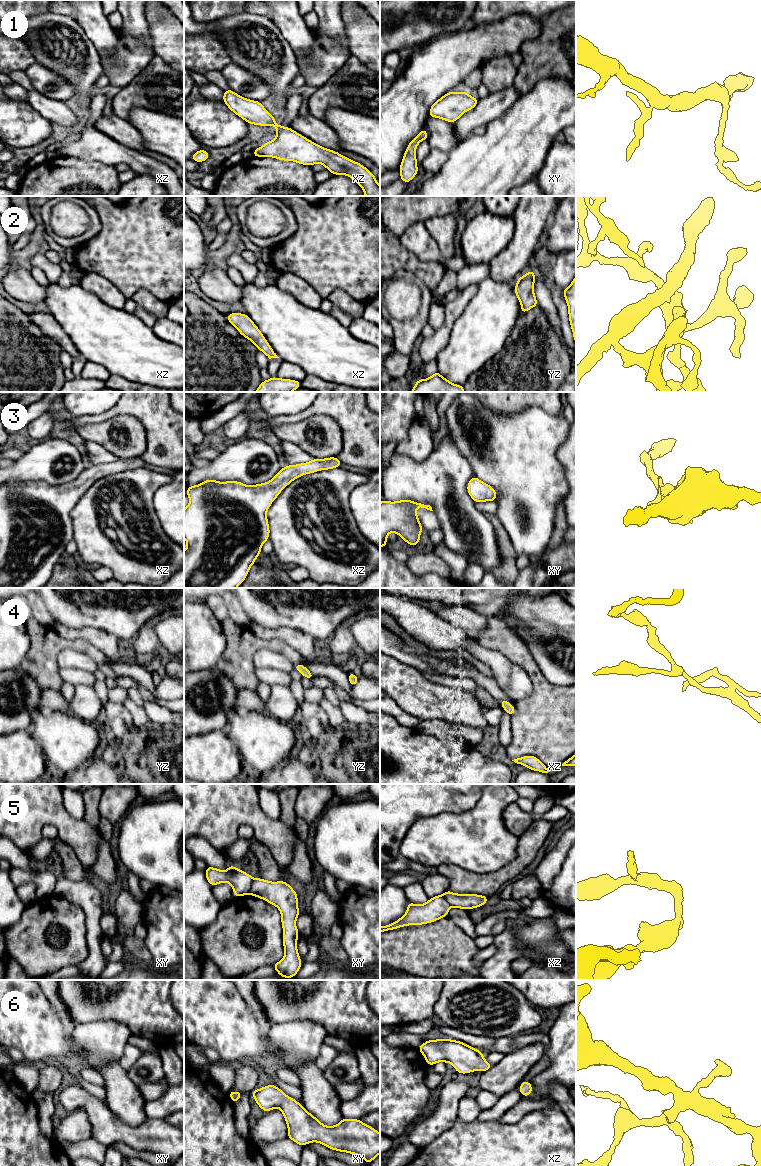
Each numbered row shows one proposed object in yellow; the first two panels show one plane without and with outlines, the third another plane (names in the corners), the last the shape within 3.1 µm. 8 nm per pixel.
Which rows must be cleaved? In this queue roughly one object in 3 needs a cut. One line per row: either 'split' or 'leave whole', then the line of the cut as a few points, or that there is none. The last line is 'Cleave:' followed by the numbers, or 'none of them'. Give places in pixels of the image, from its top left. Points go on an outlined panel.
1: leave whole; no cut
2: leave whole; no cut
3: leave whole; no cut
4: split; cut in xz along (509, 703), (503, 707)
5: split; cut in xy along (253, 878), (248, 893)
6: leave whole; no cut
Cleave: 4, 5

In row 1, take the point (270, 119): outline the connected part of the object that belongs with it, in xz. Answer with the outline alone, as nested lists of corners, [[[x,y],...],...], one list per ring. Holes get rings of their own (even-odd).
[[[228,89],[223,93],[223,102],[248,124],[268,127],[276,125],[276,118],[259,101],[247,99]]]

